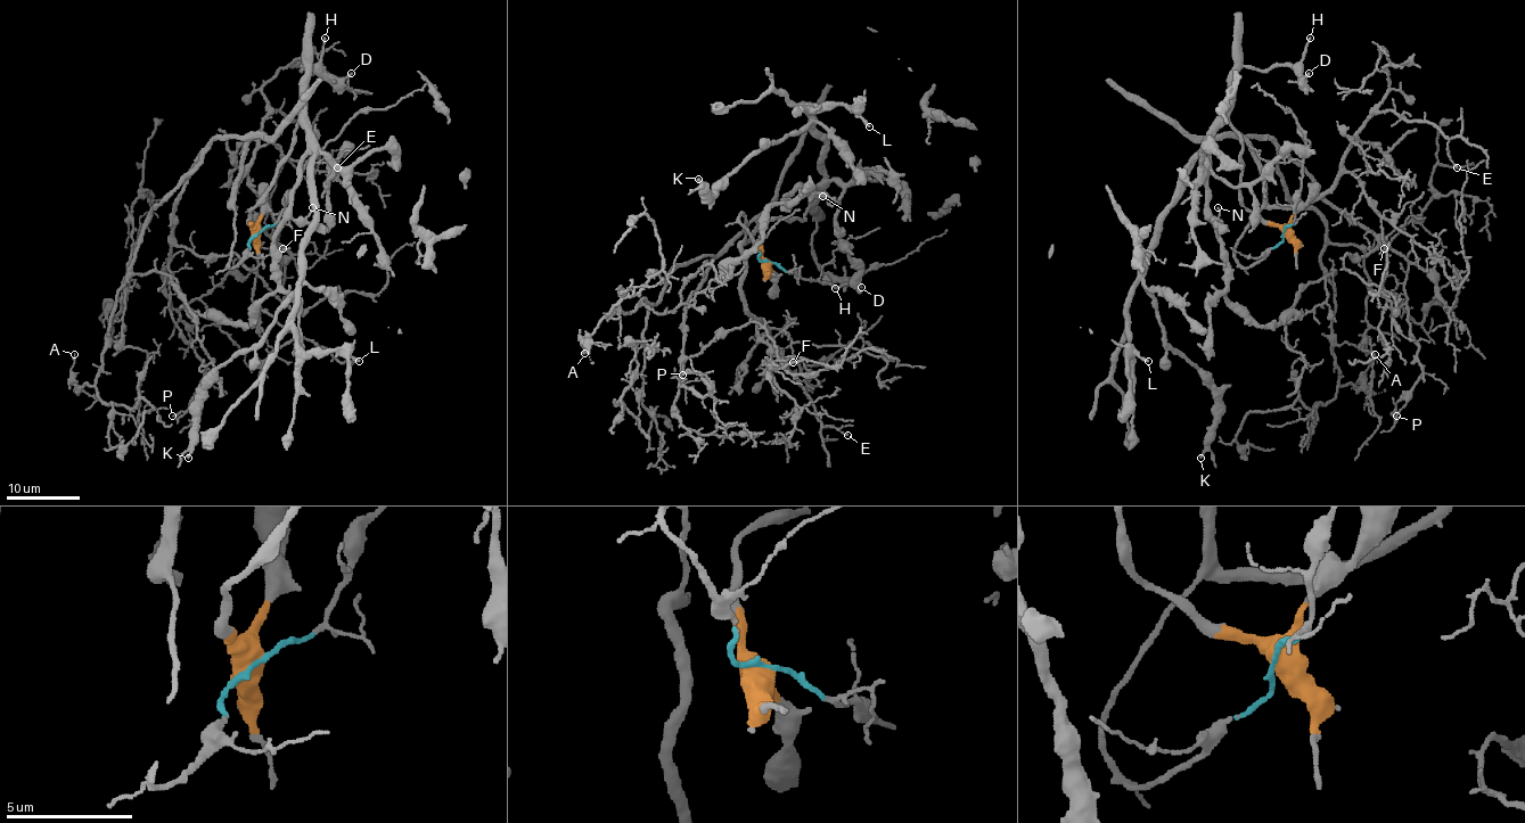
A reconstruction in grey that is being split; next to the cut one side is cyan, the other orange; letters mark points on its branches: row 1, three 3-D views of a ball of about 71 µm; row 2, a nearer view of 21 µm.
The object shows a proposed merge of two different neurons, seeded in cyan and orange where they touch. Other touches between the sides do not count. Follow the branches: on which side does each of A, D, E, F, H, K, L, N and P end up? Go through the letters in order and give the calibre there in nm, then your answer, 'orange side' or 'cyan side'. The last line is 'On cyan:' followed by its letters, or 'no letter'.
A: 160 nm | cyan side
D: 180 nm | orange side
E: 90 nm | cyan side
F: 70 nm | cyan side
H: 150 nm | orange side
K: 160 nm | orange side
L: 200 nm | orange side
N: 110 nm | orange side
P: 110 nm | cyan side
On cyan: A, E, F, P

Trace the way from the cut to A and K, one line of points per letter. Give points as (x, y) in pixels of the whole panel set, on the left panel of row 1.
A: (257, 233), (232, 268), (234, 180), (247, 140), (215, 138), (146, 222), (95, 384), (75, 384), (75, 354)
K: (257, 233), (251, 210), (300, 123), (314, 158), (302, 286), (262, 339), (223, 363), (203, 391), (188, 458)

